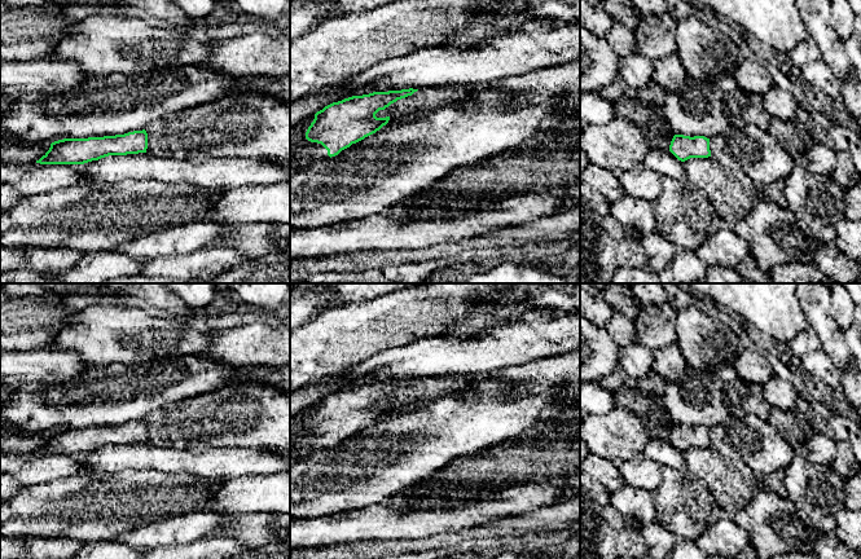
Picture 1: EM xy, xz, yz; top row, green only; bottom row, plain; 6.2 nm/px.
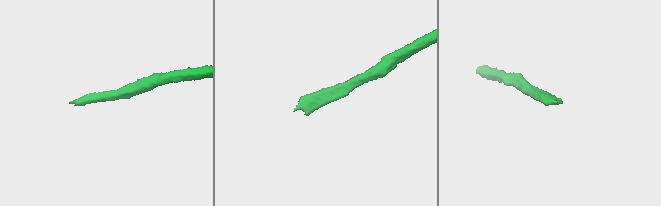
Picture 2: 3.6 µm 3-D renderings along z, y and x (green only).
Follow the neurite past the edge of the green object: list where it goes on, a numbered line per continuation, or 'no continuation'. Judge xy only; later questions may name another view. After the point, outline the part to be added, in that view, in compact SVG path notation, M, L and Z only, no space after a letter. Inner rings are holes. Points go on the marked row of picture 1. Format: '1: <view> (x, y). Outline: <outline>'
no continuation

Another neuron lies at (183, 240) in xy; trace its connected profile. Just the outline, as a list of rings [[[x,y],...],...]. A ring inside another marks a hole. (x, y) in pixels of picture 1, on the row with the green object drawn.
[[[208,219],[188,223],[135,238],[117,247],[115,251],[146,261],[171,255],[189,255],[207,247],[211,241],[230,228],[230,225],[221,225]]]

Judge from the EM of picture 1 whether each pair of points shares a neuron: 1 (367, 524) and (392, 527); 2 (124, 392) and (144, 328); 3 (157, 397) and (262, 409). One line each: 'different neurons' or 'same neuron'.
1: same neuron
2: different neurons
3: different neurons

